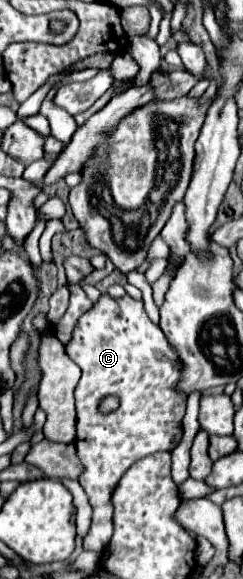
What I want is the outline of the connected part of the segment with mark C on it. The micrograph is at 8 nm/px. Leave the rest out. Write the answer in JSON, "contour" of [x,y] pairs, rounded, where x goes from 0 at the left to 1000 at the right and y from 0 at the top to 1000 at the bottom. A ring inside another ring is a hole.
{"contour":[[[420,508],[420,515],[387,525],[387,532],[321,553],[296,573],[296,587],[272,598],[272,611],[337,639],[337,653],[313,667],[313,712],[321,712],[313,774],[346,812],[321,822],[321,832],[354,846],[379,874],[379,905],[346,929],[346,950],[420,953],[469,922],[461,853],[494,826],[576,791],[601,791],[634,781],[708,781],[749,760],[757,750],[749,722],[765,715],[765,680],[733,677],[733,660],[749,656],[749,625],[733,622],[733,608],[700,594],[667,566],[609,549],[584,518],[551,518],[527,508],[494,518]],[[428,684],[486,684],[494,705],[453,715],[412,715],[403,694]]]}

